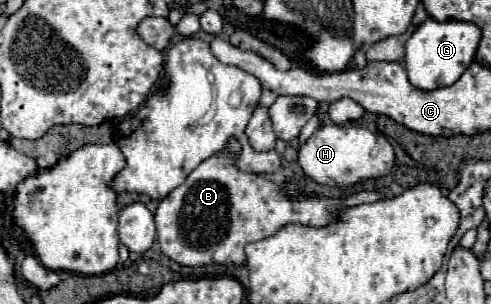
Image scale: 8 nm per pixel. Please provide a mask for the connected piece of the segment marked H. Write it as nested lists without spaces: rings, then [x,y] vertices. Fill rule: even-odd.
[[[353,123],[347,125],[325,125],[319,127],[301,147],[297,163],[313,181],[329,187],[351,187],[367,177],[375,179],[379,175],[387,175],[395,165],[395,153],[391,143],[383,135],[375,135],[365,127],[357,127]]]

